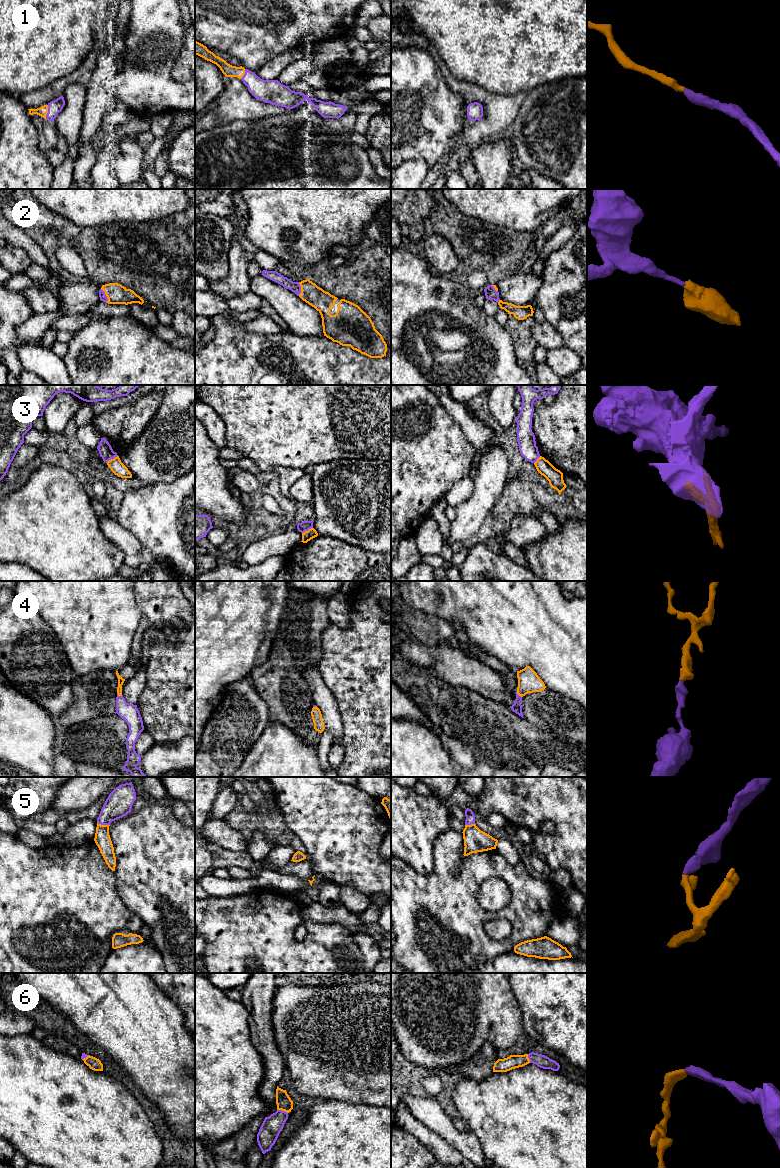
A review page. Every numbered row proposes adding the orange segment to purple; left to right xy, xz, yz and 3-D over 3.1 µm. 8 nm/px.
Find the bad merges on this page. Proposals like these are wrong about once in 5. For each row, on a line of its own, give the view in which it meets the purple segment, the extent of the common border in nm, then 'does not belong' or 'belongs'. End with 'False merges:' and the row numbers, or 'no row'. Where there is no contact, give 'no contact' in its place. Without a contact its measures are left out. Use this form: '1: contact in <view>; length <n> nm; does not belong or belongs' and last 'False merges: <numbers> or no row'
1: contact in xy; length 110 nm; belongs
2: contact in xy; length 130 nm; belongs
3: contact in xy; length 110 nm; does not belong
4: contact in yz; length 70 nm; belongs
5: contact in xy; length 110 nm; belongs
6: contact in xz; length 90 nm; belongs
False merges: 3

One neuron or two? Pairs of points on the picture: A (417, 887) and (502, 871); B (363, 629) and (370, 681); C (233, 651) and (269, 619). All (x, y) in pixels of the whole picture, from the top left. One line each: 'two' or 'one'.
A: one
B: one
C: one

